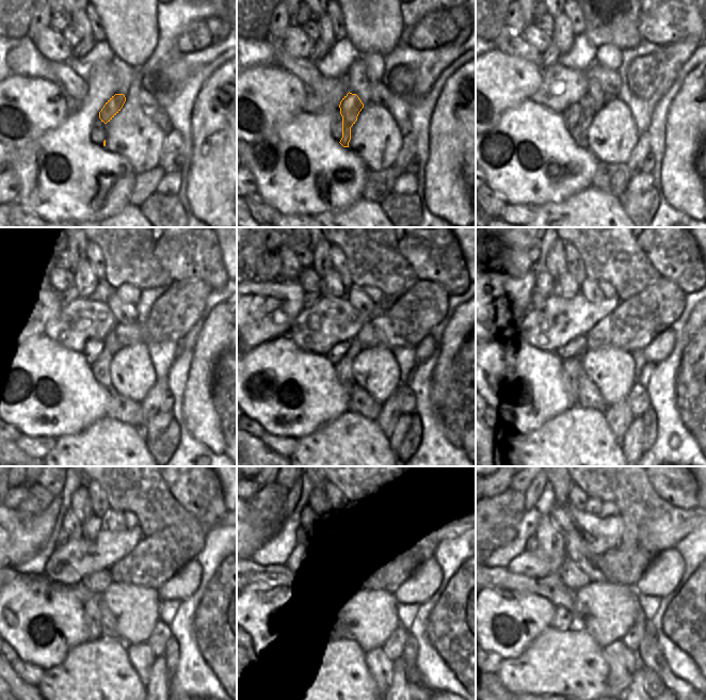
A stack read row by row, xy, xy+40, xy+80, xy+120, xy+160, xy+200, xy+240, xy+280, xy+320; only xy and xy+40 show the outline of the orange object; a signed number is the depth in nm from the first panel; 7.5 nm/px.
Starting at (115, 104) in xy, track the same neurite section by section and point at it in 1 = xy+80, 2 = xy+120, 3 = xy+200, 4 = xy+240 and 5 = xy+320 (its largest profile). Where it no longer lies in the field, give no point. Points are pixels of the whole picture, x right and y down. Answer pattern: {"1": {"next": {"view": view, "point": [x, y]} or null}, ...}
{"1": {"next": {"view": "xy+80", "point": [579, 134]}}, "2": {"next": {"view": "xy+120", "point": [100, 368]}}, "3": {"next": {"view": "xy+200", "point": [571, 367]}}, "4": {"next": {"view": "xy+240", "point": [92, 613]}}, "5": {"next": {"view": "xy+320", "point": [564, 619]}}}

